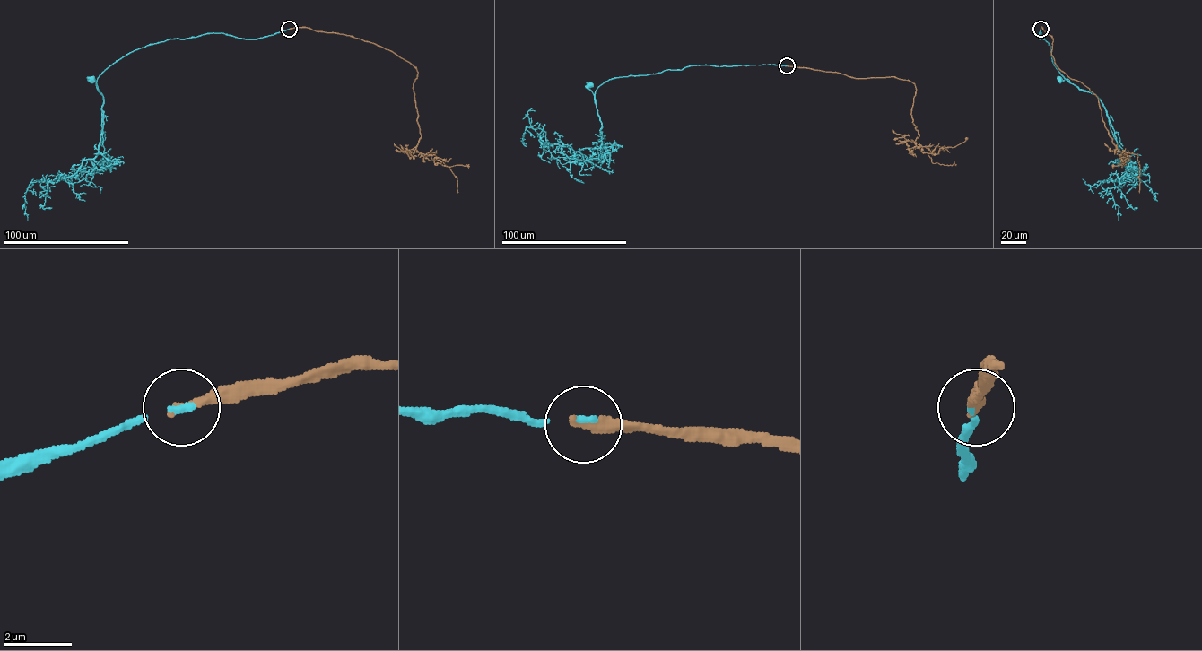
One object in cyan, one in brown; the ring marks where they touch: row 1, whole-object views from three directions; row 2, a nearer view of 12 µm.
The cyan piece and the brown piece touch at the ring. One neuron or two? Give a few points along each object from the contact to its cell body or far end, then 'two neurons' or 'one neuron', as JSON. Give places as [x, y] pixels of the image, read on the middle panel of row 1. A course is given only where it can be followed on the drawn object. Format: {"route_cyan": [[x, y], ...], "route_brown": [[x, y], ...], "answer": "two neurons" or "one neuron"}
{"route_cyan": [[788, 65], [690, 65], [681, 70], [614, 77], [600, 84], [594, 95], [587, 88], [589, 84]], "route_brown": [[788, 65], [911, 82], [916, 88], [911, 116], [919, 134], [914, 143], [933, 163], [956, 164]], "answer": "one neuron"}

